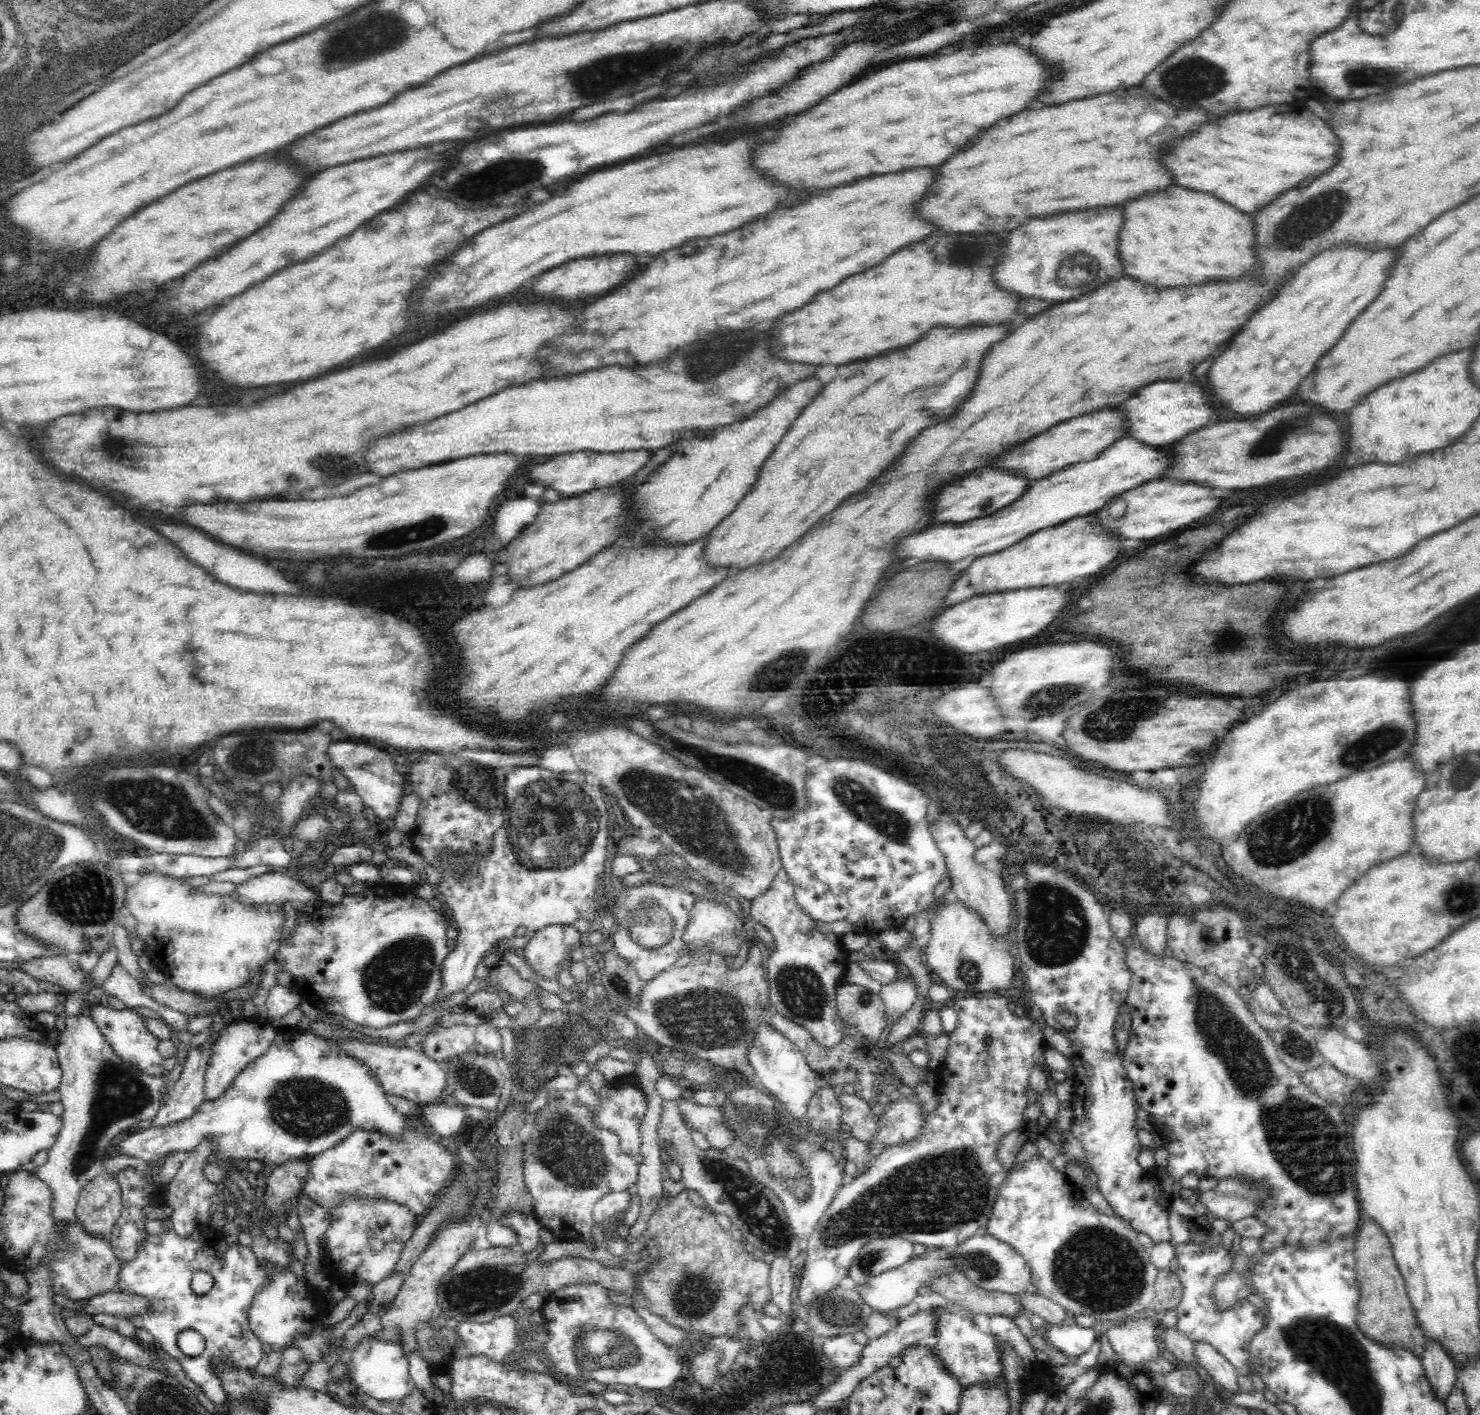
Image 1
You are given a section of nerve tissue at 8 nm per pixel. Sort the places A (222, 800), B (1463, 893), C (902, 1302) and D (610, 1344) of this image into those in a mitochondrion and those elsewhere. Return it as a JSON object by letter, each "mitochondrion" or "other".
{"A":"mitochondrion","B":"mitochondrion","C":"other","D":"mitochondrion"}

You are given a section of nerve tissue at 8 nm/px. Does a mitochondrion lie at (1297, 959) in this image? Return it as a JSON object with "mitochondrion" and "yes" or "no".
{"mitochondrion":"yes"}

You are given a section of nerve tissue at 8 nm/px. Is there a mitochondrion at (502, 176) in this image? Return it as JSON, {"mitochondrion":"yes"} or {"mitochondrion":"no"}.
{"mitochondrion":"yes"}

